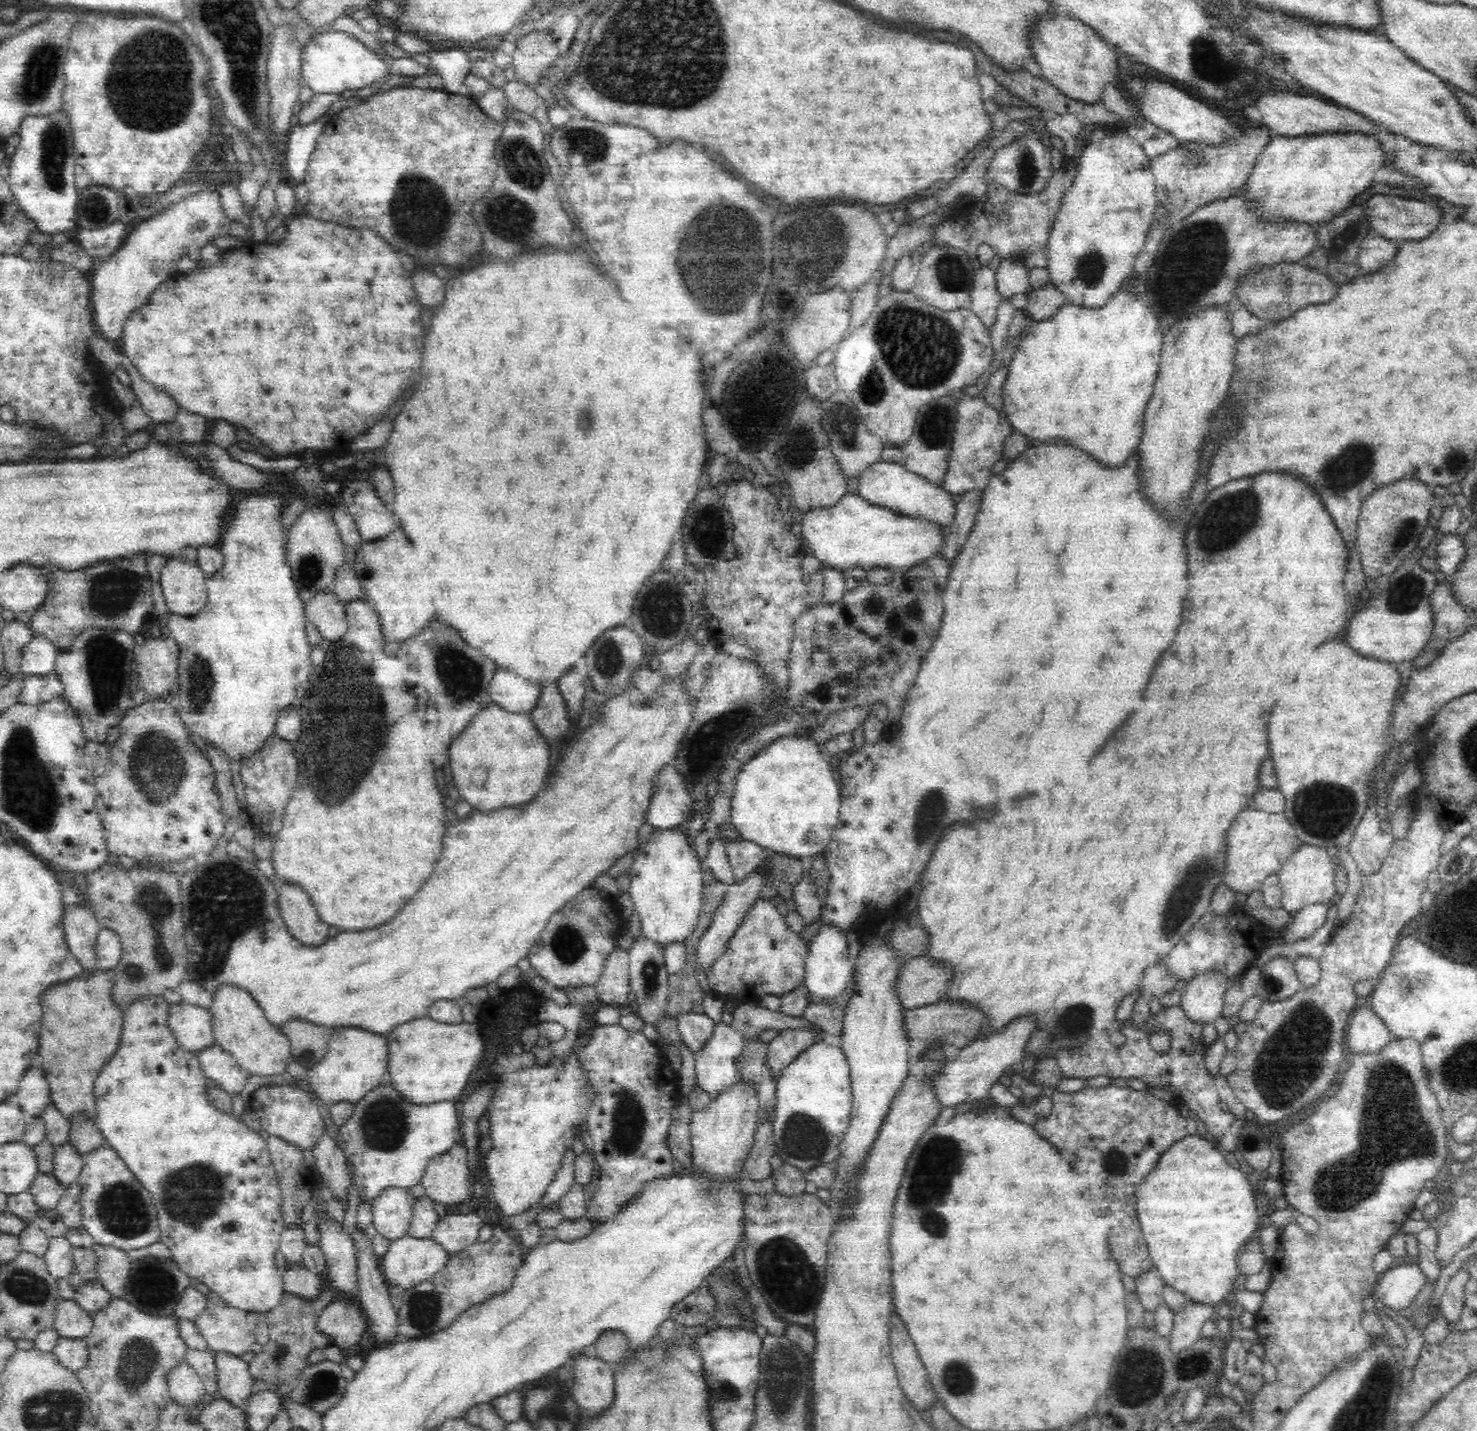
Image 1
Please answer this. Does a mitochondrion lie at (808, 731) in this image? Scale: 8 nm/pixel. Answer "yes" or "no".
no

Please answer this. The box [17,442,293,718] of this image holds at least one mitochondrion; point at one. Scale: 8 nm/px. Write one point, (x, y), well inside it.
(117, 596)

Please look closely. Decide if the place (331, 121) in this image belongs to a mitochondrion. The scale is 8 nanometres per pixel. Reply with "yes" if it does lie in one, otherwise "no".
no

